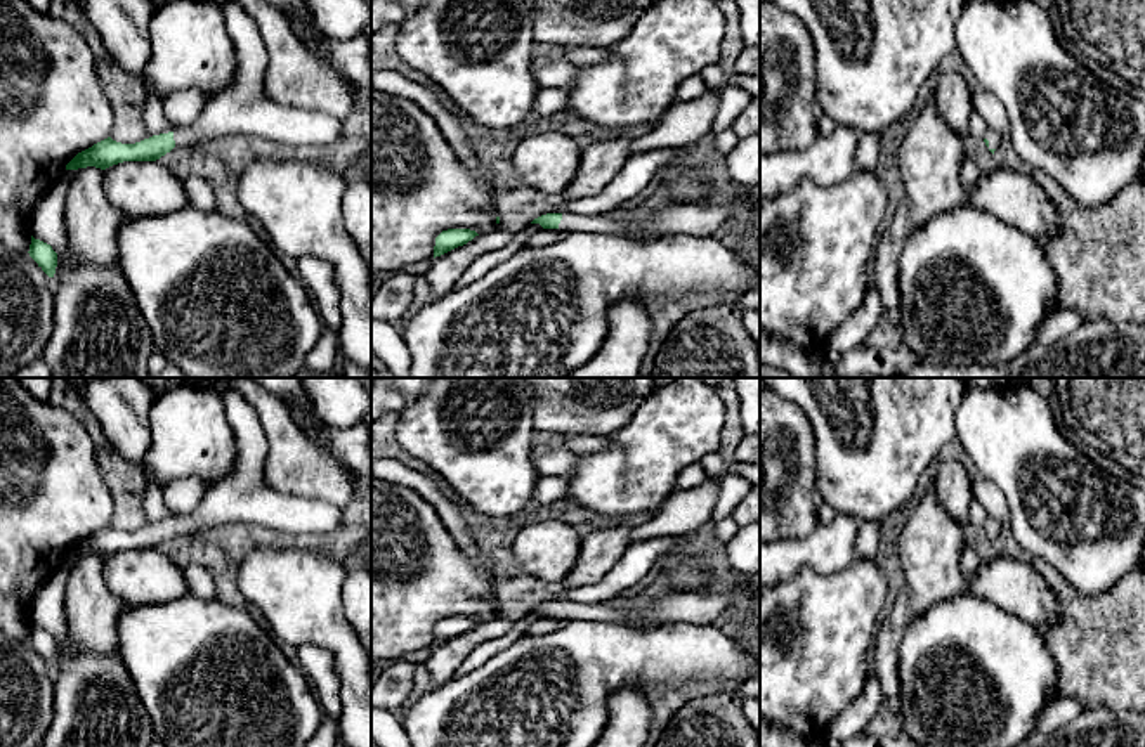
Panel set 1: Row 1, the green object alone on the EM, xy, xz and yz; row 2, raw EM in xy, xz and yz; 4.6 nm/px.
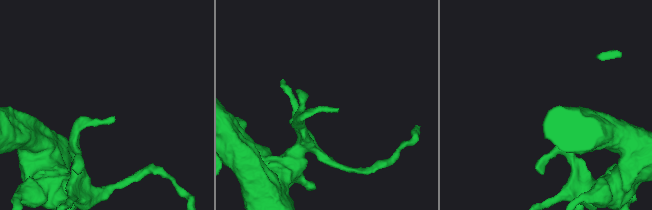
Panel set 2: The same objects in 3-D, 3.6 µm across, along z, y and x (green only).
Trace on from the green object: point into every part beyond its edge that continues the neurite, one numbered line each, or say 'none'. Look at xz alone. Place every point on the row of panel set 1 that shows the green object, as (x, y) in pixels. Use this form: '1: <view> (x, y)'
1: xz (693, 219)

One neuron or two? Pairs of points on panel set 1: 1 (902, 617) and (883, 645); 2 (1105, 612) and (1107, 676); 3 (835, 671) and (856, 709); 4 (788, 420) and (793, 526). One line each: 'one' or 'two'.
1: one
2: one
3: two
4: one

